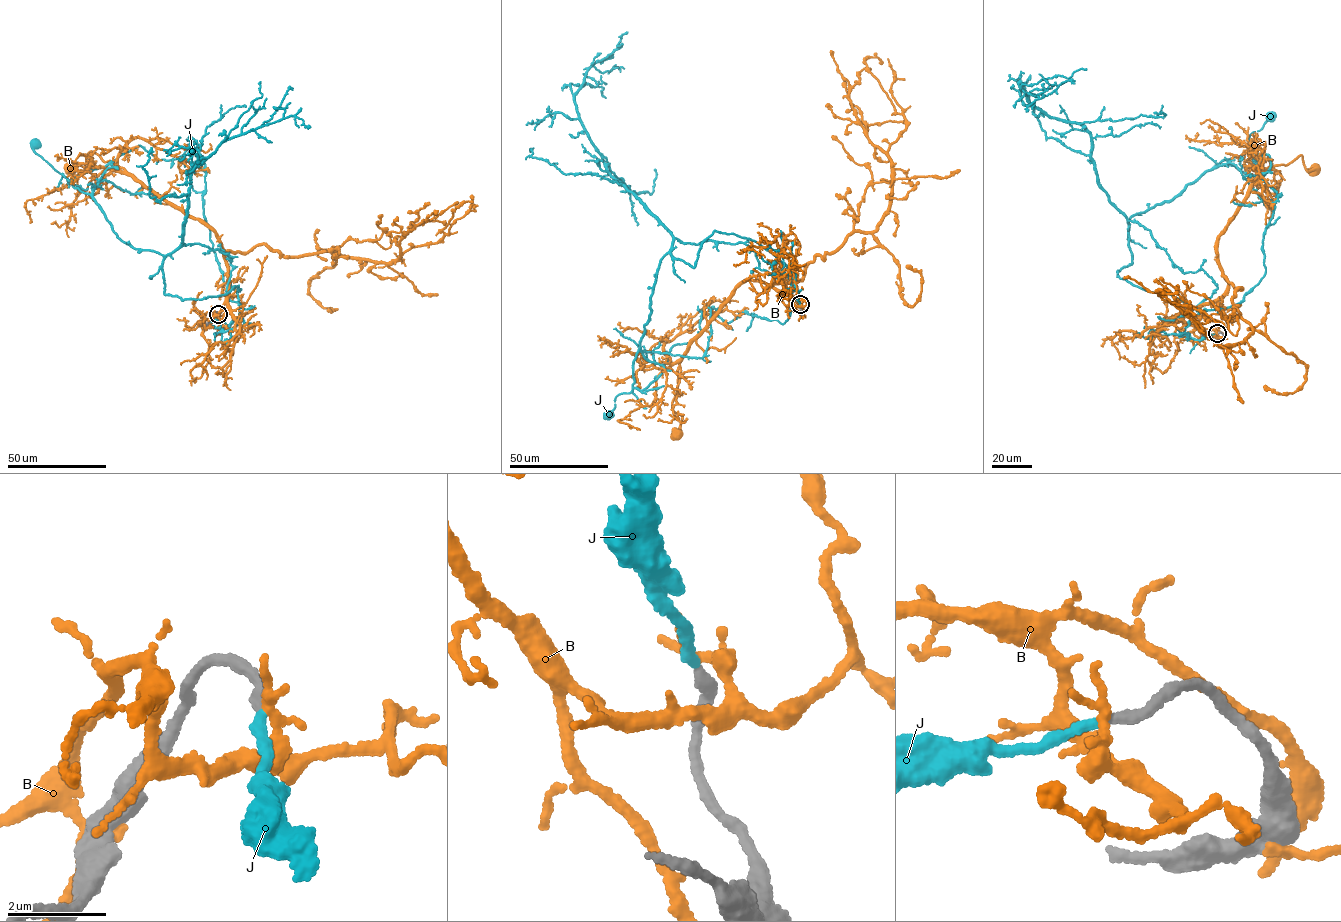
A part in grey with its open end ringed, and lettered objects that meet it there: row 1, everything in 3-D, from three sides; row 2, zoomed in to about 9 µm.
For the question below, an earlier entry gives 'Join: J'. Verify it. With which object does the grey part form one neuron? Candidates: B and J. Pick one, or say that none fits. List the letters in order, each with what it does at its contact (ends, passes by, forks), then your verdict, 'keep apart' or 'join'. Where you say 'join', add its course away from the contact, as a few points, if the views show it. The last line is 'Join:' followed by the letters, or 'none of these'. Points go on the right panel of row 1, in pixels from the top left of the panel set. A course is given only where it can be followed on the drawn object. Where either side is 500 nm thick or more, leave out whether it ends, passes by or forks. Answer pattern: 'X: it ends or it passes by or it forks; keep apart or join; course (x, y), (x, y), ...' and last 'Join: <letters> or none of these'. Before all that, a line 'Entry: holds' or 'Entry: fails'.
Entry: holds
B: it ends; keep apart
J: it ends; join; course (1217, 333), (1191, 341), (1185, 328), (1199, 311), (1118, 277), (1132, 263), (1128, 223), (1250, 151), (1271, 117)
Join: J

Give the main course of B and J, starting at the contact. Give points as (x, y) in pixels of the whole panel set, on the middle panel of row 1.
B: (800, 304), (774, 268), (782, 290), (750, 279), (735, 288), (680, 362), (672, 404), (682, 416), (676, 435)
J: (800, 304), (794, 265), (747, 238), (714, 231), (694, 267), (668, 252), (632, 390), (616, 397), (608, 416)

